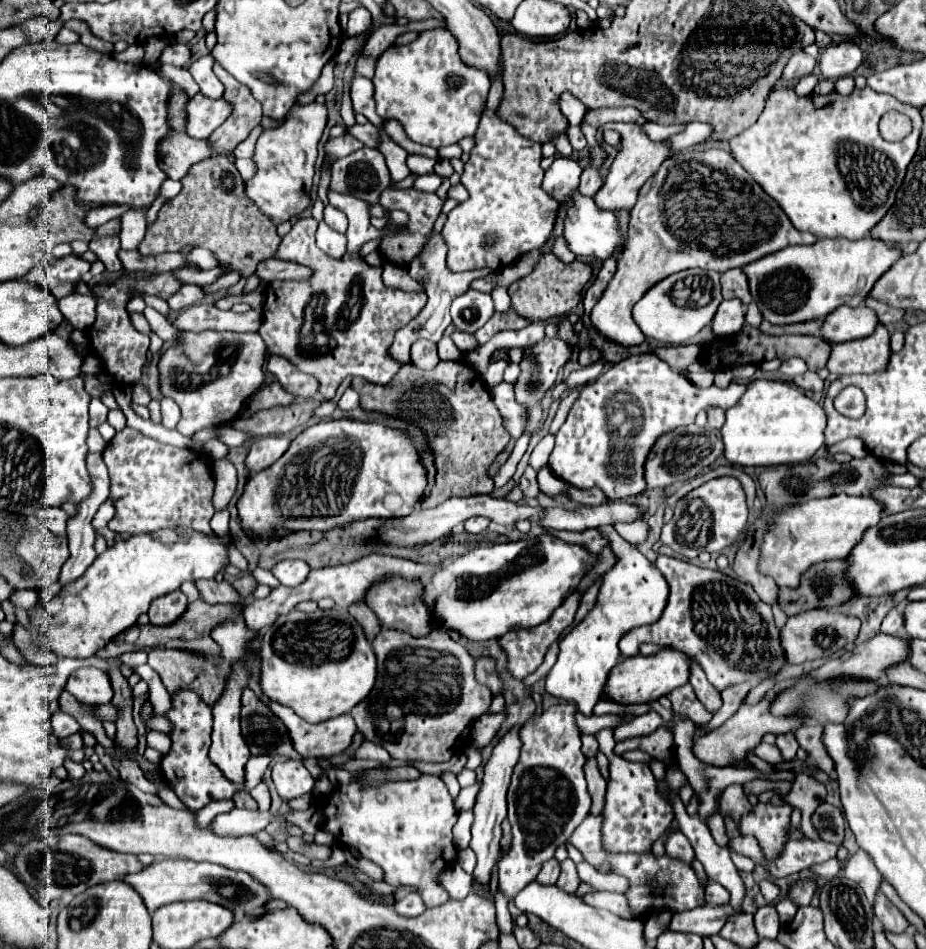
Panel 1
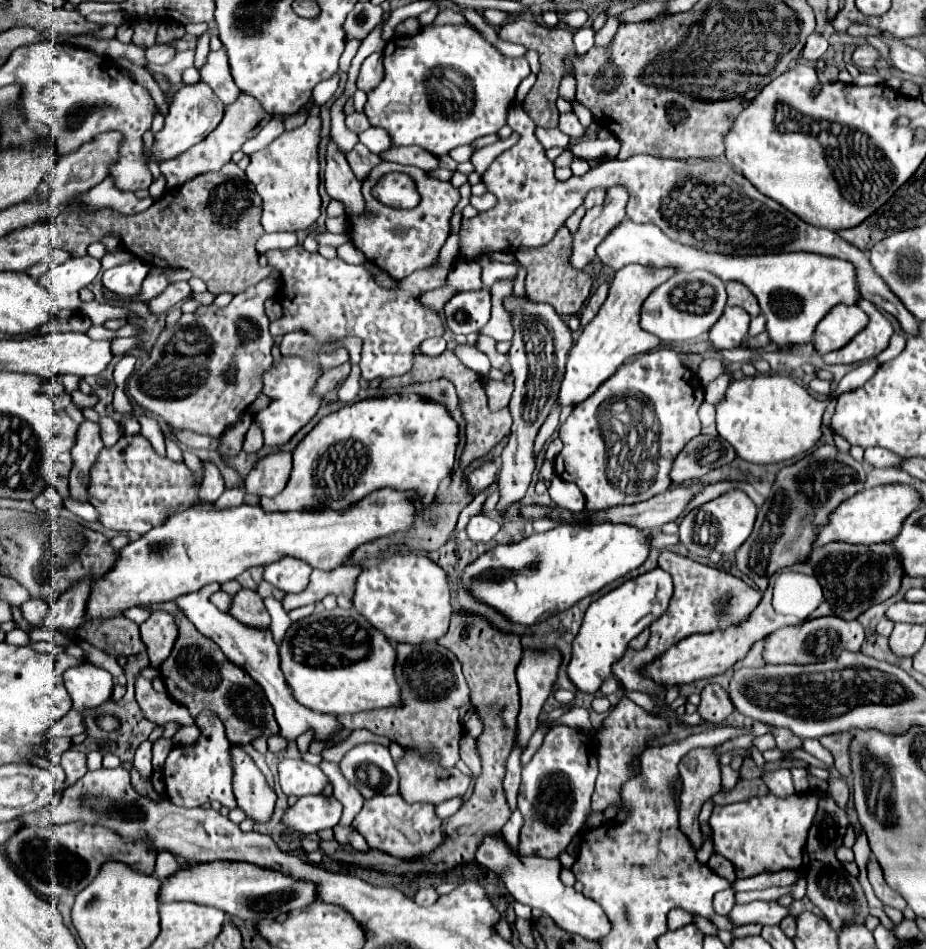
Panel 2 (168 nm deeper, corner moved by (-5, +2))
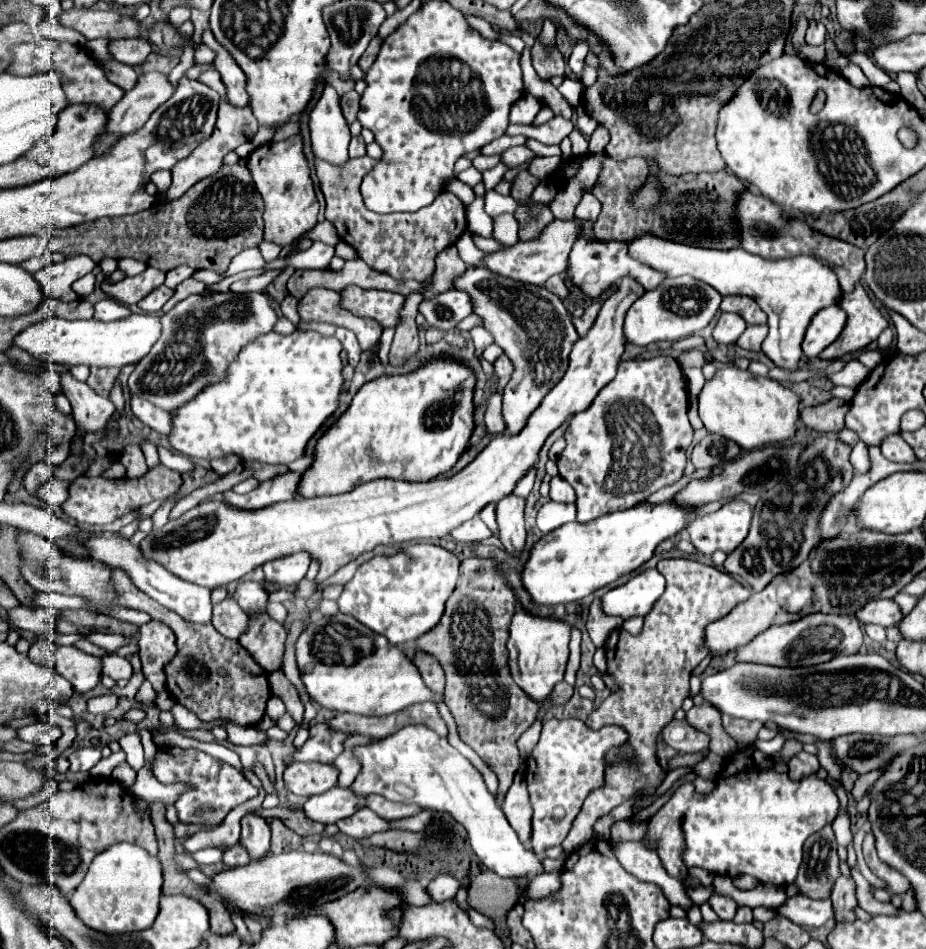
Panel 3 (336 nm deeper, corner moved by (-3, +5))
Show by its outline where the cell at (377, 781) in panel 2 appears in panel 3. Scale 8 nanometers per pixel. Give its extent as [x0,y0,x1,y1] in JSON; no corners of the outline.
[334,750,360,786]

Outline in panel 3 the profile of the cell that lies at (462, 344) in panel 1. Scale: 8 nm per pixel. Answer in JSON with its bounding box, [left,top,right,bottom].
[493,354,514,378]

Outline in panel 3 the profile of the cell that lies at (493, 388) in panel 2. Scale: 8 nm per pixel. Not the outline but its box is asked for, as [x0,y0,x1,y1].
[484,392,504,434]

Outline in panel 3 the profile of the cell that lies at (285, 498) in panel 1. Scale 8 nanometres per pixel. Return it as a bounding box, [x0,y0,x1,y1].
[300,354,476,498]

